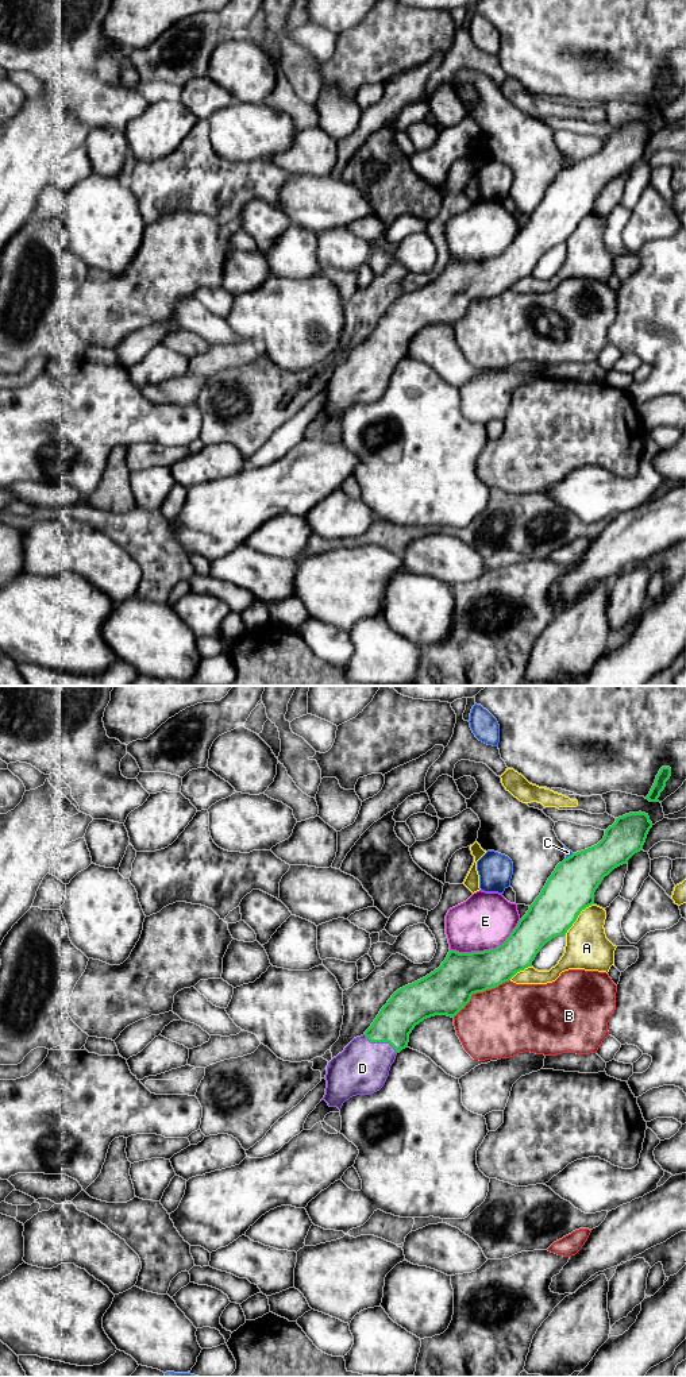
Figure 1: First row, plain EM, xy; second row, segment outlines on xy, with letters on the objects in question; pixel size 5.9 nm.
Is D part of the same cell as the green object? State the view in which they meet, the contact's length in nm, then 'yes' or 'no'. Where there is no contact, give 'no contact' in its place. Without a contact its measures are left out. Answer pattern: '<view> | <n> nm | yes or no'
xy | 240 nm | yes

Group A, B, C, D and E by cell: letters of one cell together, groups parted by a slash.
A / B / C / D / E

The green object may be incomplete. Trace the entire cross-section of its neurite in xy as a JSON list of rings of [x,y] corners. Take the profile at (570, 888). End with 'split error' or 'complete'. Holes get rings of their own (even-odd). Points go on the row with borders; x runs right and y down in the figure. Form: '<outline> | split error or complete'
[[[629,813],[616,818],[605,830],[604,838],[594,846],[573,853],[559,863],[544,888],[527,914],[519,921],[510,936],[496,949],[459,953],[450,950],[442,965],[425,977],[397,990],[365,1031],[354,1038],[342,1053],[327,1065],[327,1088],[321,1100],[329,1107],[342,1108],[343,1103],[357,1095],[371,1095],[379,1091],[396,1056],[408,1046],[409,1034],[416,1025],[435,1015],[454,1018],[470,1002],[471,995],[483,992],[509,981],[517,972],[532,967],[540,949],[552,938],[566,936],[586,907],[594,904],[594,892],[614,868],[643,849],[652,828],[648,814]]] | split error

